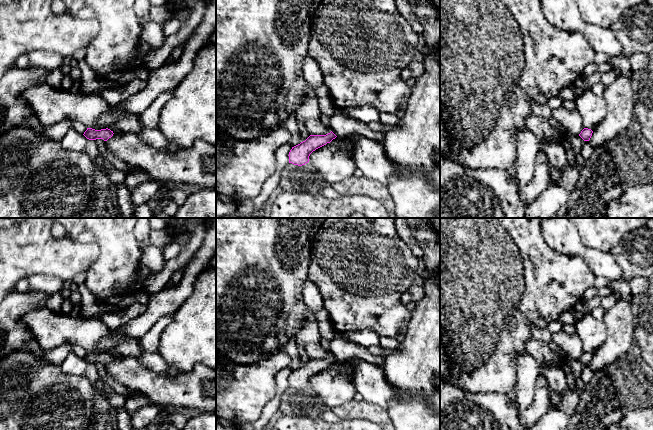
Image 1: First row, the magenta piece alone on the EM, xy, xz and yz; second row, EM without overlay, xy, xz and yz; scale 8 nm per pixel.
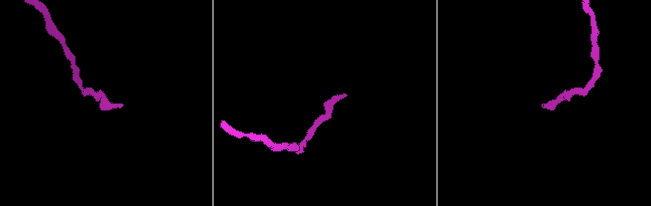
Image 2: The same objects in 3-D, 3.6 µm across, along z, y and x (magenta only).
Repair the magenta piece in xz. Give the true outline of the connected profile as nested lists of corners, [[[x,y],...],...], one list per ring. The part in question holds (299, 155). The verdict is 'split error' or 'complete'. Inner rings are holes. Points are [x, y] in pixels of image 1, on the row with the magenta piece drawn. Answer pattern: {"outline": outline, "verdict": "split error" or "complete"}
{"outline": [[[332,131],[326,135],[310,135],[305,141],[292,147],[288,155],[289,163],[305,165],[309,162],[309,156],[313,151],[330,143],[336,137]]], "verdict": "complete"}

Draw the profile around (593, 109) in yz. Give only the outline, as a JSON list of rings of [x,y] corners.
[[[585,90],[580,97],[575,98],[576,109],[582,117],[584,128],[593,130],[607,115],[607,102],[603,96]]]

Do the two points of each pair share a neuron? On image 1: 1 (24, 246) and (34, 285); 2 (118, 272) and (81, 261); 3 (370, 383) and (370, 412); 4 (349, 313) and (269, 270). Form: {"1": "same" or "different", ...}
{"1": "different", "2": "different", "3": "different", "4": "different"}

